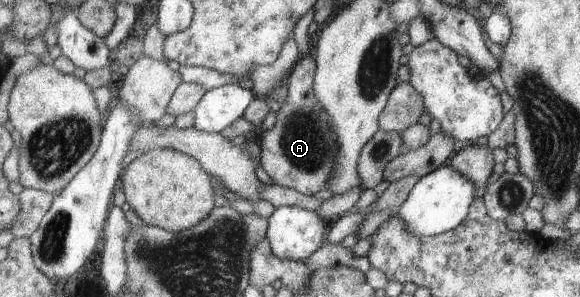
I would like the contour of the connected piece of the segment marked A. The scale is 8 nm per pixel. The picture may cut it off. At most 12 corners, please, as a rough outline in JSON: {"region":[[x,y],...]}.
{"region":[[305,56],[263,132],[274,184],[312,196],[328,187],[338,146]]}

